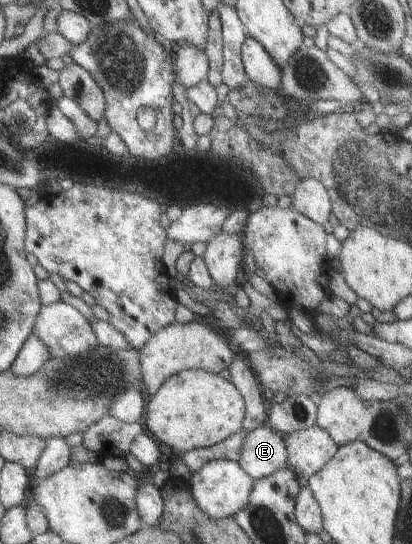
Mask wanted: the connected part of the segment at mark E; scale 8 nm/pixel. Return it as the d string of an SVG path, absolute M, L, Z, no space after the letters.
M263 424L246 434L236 463L257 480L287 468L286 460L286 444L282 436Z

